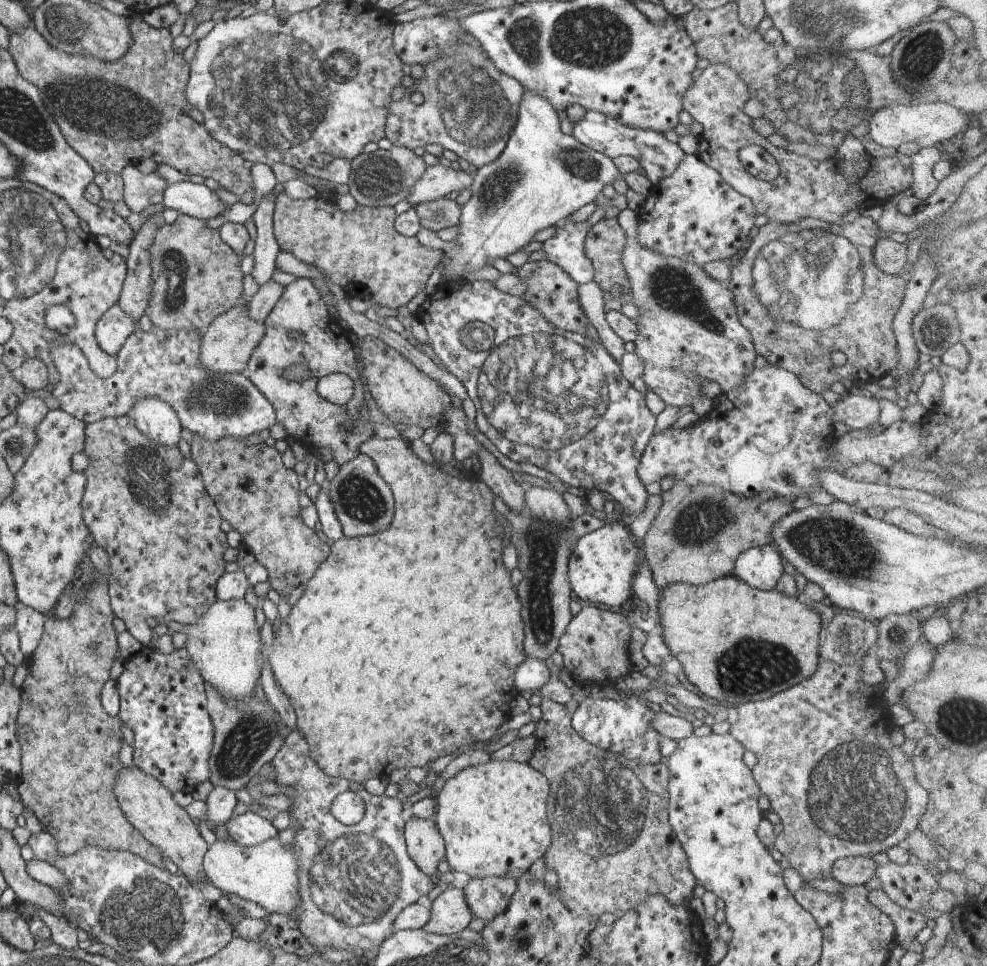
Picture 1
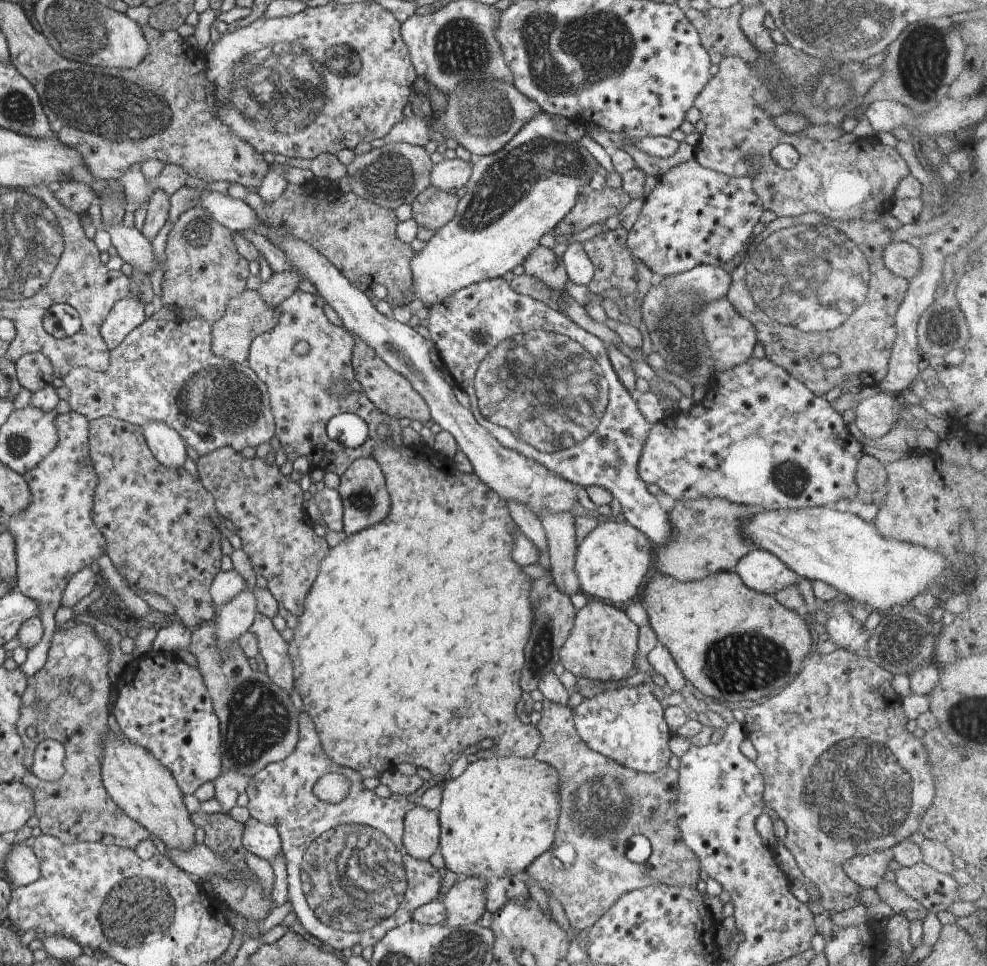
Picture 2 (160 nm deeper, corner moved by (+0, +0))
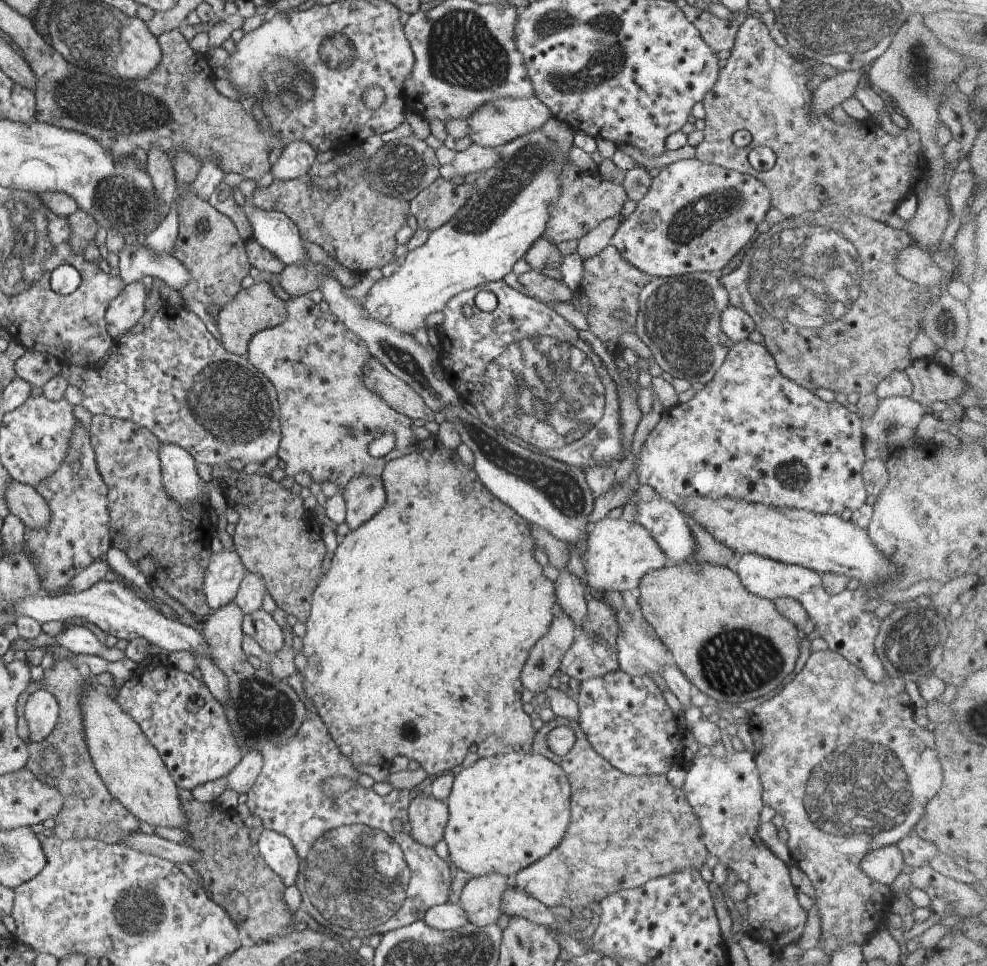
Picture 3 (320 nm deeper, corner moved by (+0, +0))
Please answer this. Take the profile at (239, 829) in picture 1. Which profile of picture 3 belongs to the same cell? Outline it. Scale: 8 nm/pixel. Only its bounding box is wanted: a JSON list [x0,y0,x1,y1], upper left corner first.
[256,829,301,887]

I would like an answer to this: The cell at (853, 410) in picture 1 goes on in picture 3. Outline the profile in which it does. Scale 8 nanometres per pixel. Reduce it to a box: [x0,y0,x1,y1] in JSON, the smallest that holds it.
[862,397,928,444]

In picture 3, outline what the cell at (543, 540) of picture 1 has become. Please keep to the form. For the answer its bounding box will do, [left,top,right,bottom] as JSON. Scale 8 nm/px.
[519,613,576,696]

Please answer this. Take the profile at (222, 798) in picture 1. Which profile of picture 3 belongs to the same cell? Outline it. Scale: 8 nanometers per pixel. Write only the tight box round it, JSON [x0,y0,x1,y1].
[225,751,263,794]

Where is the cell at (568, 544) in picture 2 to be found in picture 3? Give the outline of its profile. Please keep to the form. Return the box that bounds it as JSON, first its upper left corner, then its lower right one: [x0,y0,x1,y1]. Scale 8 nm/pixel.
[555,568,588,632]

